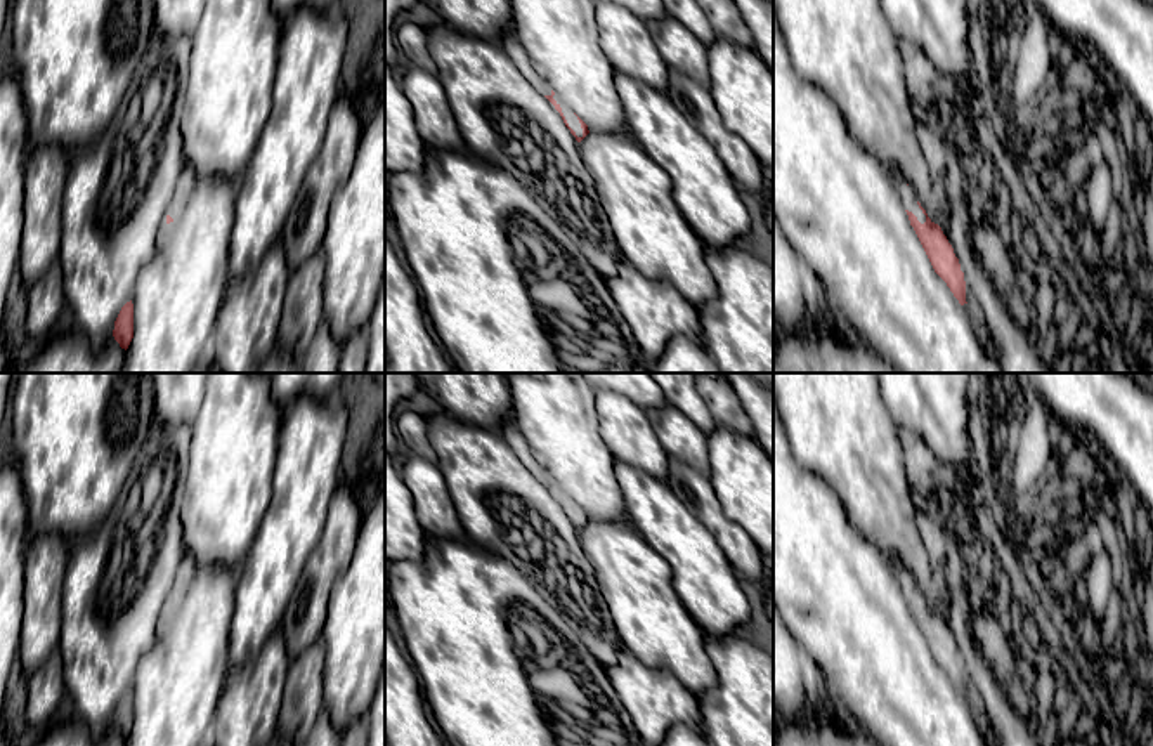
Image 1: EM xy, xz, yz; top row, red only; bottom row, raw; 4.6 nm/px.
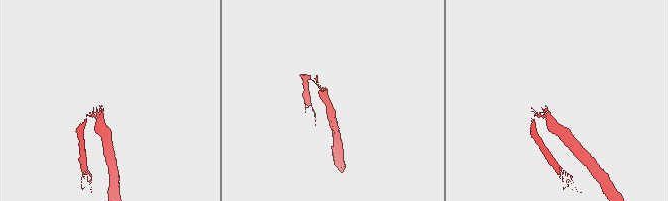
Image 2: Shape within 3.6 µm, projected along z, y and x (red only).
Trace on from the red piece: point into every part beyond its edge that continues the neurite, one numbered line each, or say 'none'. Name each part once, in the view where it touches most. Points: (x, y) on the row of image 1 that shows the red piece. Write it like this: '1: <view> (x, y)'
1: xz (571, 118)

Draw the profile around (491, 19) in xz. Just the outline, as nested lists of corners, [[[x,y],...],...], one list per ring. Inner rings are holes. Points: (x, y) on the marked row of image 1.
[[[425,0],[459,33],[499,42],[511,26],[511,0]]]

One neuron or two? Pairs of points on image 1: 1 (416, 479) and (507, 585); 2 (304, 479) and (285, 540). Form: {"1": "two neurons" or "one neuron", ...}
{"1": "two neurons", "2": "one neuron"}

